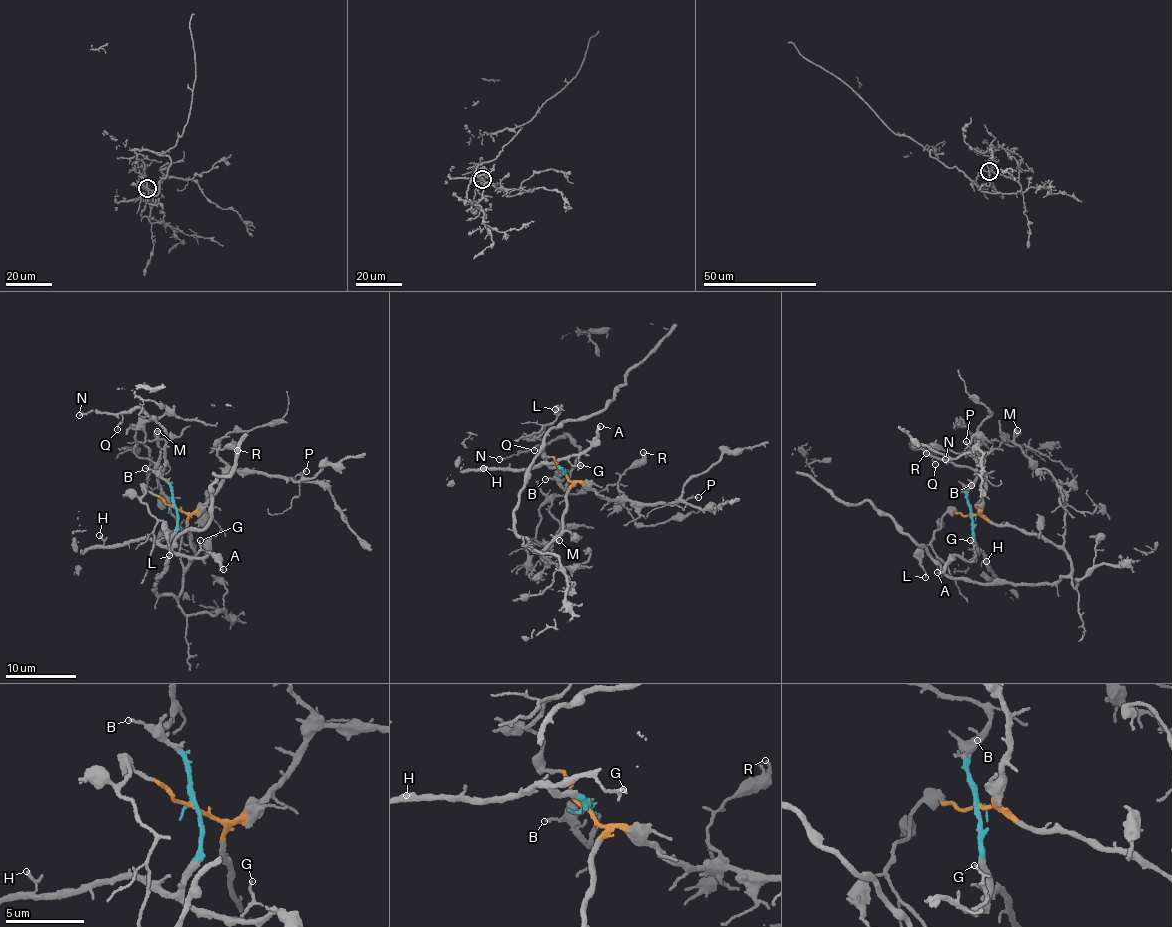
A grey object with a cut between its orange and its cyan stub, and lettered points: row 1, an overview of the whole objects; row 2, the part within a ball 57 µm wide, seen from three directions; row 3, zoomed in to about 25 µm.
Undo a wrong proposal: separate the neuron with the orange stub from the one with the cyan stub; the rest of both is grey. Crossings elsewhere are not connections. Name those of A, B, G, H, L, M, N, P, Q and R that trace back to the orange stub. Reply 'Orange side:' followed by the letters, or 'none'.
Orange side: L, M, P, R

